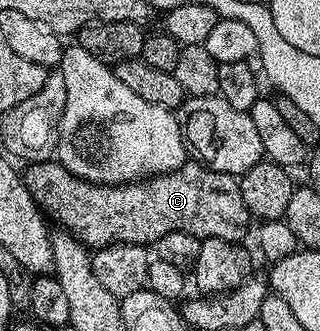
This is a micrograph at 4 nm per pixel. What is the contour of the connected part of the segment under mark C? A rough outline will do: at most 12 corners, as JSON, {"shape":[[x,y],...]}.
{"shape":[[31,162],[26,187],[87,248],[181,230],[241,243],[239,179],[201,164],[120,186]]}

